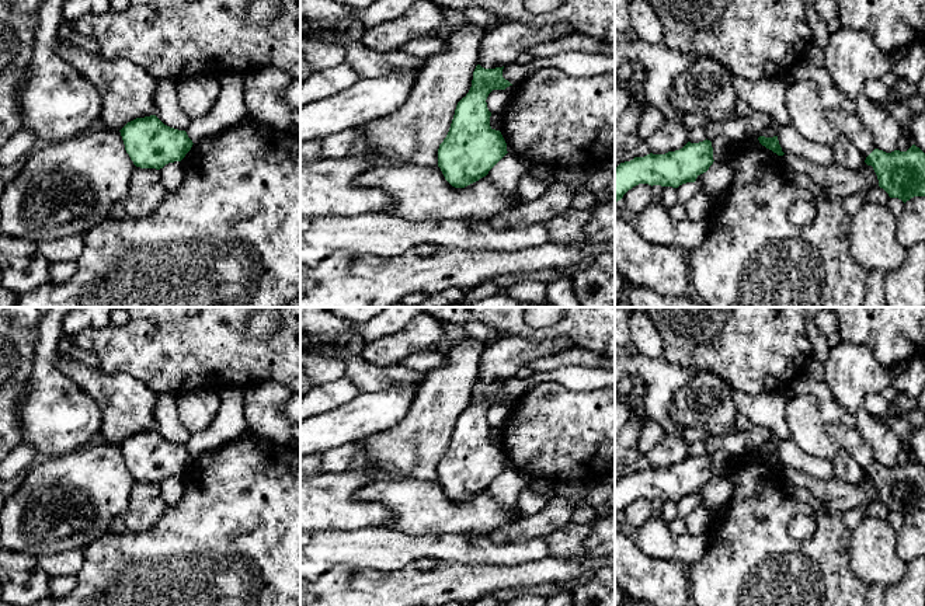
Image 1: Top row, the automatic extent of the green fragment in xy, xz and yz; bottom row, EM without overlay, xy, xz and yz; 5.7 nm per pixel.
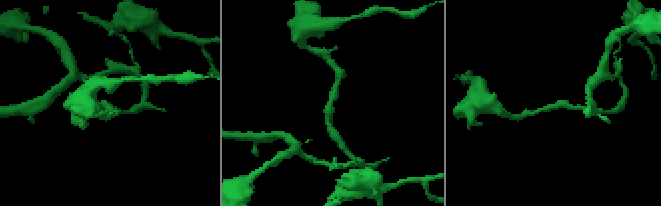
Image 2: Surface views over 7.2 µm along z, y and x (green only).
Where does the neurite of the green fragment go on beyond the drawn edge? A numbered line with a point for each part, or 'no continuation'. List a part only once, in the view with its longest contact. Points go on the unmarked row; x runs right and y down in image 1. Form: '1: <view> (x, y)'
no continuation

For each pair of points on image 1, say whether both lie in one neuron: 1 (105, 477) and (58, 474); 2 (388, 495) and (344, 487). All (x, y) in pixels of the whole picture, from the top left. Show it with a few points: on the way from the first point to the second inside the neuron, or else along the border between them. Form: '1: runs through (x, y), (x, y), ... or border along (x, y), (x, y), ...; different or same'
1: runs through (94, 477), (69, 477); same
2: border along (354, 493), (360, 500), (379, 501), (386, 508); different

